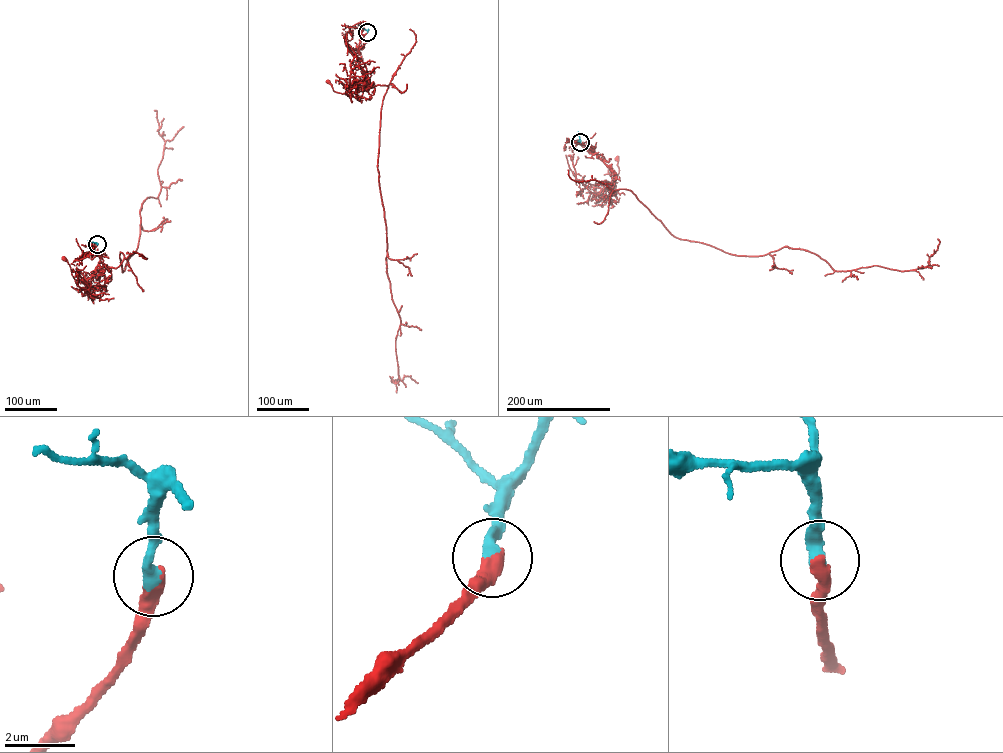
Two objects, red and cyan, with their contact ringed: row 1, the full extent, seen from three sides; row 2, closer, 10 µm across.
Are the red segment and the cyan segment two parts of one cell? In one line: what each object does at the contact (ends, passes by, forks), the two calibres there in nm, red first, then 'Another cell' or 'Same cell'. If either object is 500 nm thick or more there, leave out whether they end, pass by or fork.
At the ring red ends. At the ring cyan ends. Thickness 420 nm (red) against 440 nm. Same cell

